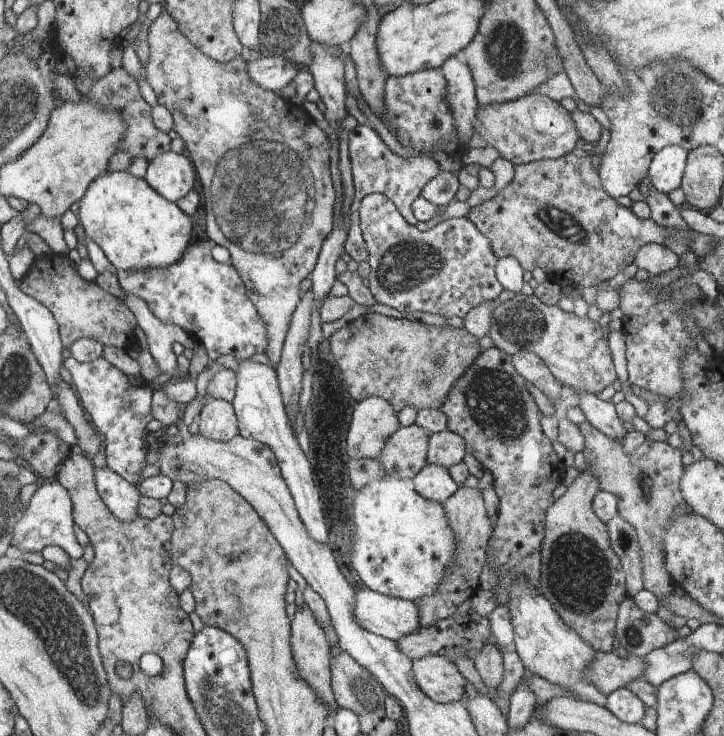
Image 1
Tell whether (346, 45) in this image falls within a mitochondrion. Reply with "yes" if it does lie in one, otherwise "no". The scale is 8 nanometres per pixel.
no

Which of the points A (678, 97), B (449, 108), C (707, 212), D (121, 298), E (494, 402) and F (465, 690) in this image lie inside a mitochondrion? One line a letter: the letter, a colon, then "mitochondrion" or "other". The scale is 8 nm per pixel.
A: mitochondrion
B: other
C: other
D: other
E: mitochondrion
F: other

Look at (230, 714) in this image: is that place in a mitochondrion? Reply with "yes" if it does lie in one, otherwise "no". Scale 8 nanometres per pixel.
yes

